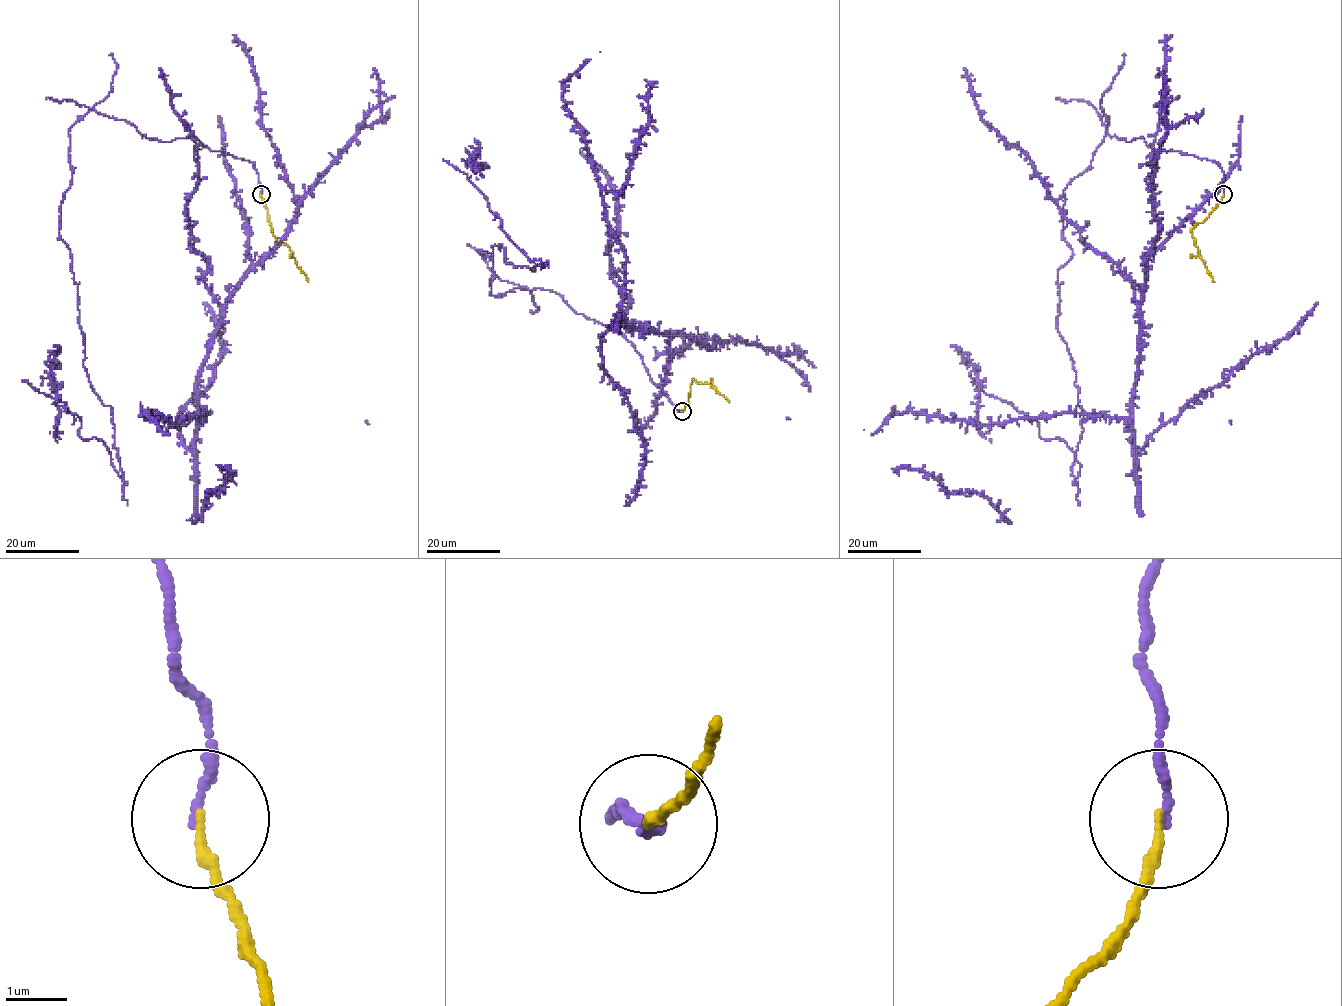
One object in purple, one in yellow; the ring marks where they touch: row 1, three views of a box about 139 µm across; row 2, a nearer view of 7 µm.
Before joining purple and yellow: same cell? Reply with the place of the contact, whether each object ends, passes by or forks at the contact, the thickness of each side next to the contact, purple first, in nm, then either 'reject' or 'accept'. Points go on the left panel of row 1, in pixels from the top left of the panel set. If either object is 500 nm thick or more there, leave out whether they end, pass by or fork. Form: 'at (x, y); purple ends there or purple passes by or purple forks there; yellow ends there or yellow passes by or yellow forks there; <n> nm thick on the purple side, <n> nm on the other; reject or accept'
at (261, 194); purple ends there; yellow ends there; 150 nm thick on the purple side, 160 nm on the other; accept

